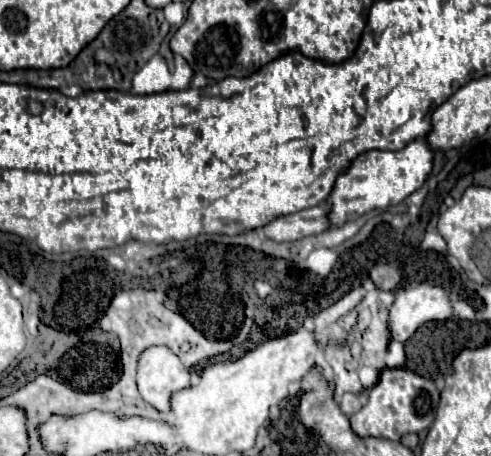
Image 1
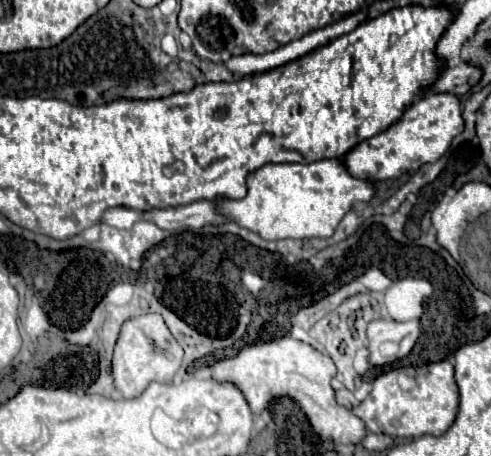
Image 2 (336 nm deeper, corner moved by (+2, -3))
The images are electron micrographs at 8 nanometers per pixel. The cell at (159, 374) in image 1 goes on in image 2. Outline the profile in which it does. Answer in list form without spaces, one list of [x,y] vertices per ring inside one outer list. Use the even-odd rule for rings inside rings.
[[[146,313],[146,315],[130,317],[122,325],[118,341],[114,345],[114,353],[112,353],[114,385],[124,395],[124,399],[134,399],[152,381],[170,383],[182,365],[182,355],[184,355],[184,351],[182,351],[180,343],[172,337],[162,315]]]

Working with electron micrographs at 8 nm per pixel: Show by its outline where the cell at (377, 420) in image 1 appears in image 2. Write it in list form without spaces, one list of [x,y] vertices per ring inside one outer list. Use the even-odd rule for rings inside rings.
[[[444,359],[420,367],[402,367],[382,373],[376,377],[370,395],[352,411],[364,421],[370,433],[384,433],[390,437],[442,435],[456,419],[458,401],[454,365]]]

